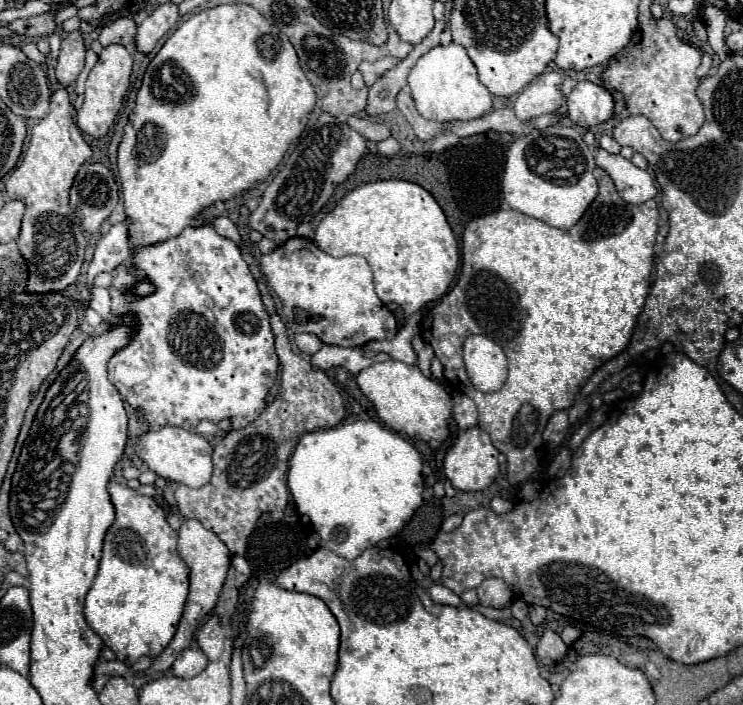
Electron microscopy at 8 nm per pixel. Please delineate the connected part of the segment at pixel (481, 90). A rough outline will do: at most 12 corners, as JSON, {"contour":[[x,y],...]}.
{"contour":[[437,45],[409,89],[425,119],[477,119],[493,95],[463,45]]}

